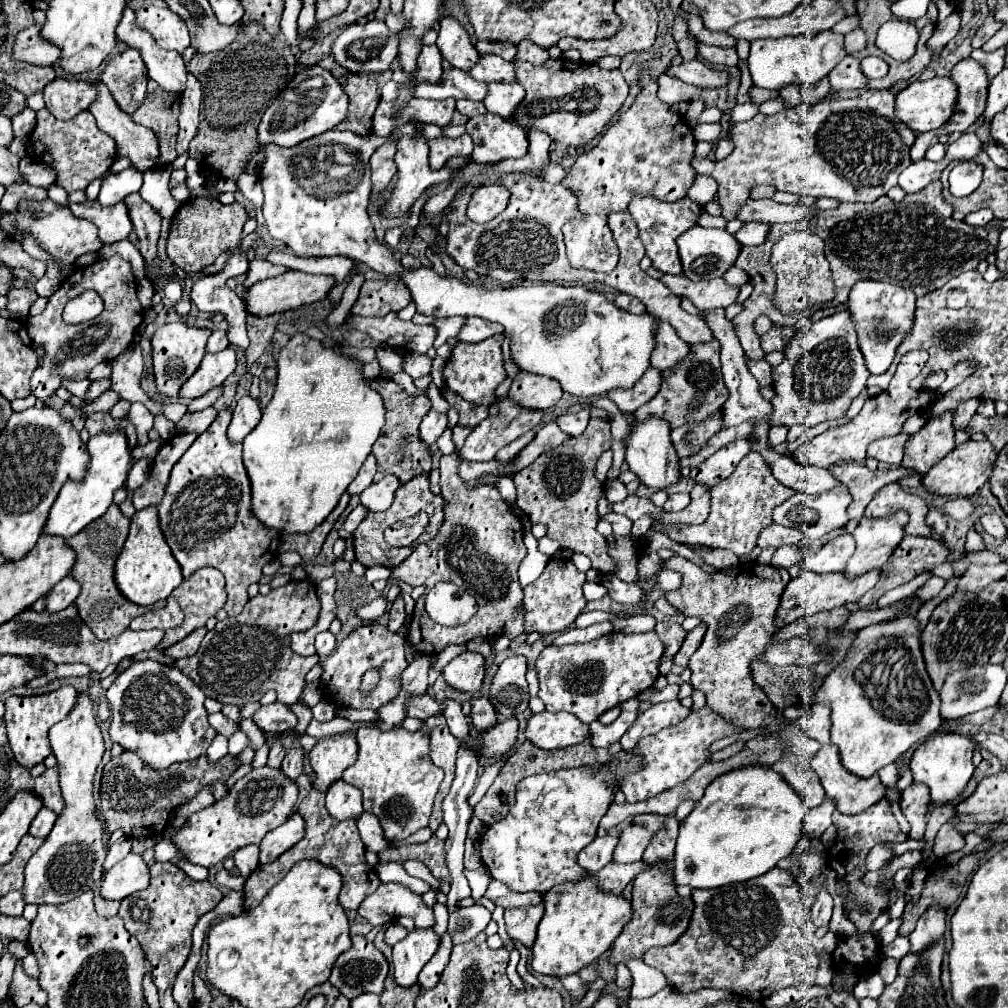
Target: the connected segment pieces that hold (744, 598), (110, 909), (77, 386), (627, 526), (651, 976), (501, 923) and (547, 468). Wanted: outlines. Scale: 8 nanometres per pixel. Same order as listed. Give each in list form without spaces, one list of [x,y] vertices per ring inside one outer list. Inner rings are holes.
[[[682,556],[670,558],[666,562],[666,568],[678,570],[684,576],[682,586],[666,594],[666,600],[670,602],[670,606],[674,606],[684,616],[688,614],[698,616],[708,626],[704,642],[700,644],[700,648],[694,652],[694,656],[688,662],[688,668],[692,670],[690,684],[694,684],[694,688],[700,688],[706,694],[708,706],[714,712],[720,712],[720,716],[728,718],[730,722],[744,726],[748,730],[752,728],[764,728],[764,732],[780,730],[782,736],[786,738],[788,748],[782,760],[778,760],[772,768],[780,772],[782,778],[788,780],[788,784],[796,788],[796,792],[806,800],[808,808],[820,806],[820,802],[826,800],[824,798],[826,794],[820,784],[820,778],[816,776],[810,764],[820,744],[812,740],[810,736],[806,736],[800,730],[800,726],[780,716],[780,712],[770,704],[762,688],[754,684],[752,670],[748,666],[748,662],[752,658],[758,658],[762,652],[764,652],[762,654],[764,660],[771,666],[786,666],[788,662],[796,662],[802,658],[802,654],[796,654],[798,648],[790,650],[794,646],[792,642],[798,642],[798,638],[786,640],[784,644],[778,644],[778,642],[772,644],[772,638],[778,632],[774,626],[776,608],[780,604],[780,592],[784,592],[790,580],[788,572],[784,568],[774,568],[760,562],[744,562],[744,564],[740,562],[736,568],[706,574],[700,566],[696,566],[694,562]]]
[[[94,890],[94,904],[96,904],[96,912],[100,916],[116,916],[118,914],[118,908],[120,908],[120,902],[108,902],[108,900],[102,900],[98,896],[98,890]]]
[[[62,378],[62,386],[64,386],[70,394],[76,394],[76,396],[84,398],[84,396],[86,396],[86,390],[88,390],[88,386],[90,386],[90,382],[88,382],[88,380],[84,380],[84,382],[72,382],[70,378]]]
[[[608,512],[604,516],[604,520],[610,520],[610,524],[614,526],[614,534],[616,536],[630,536],[630,530],[632,530],[632,522],[626,520],[626,516],[620,516],[616,512]]]
[[[630,958],[626,962],[626,966],[628,966],[630,974],[632,974],[632,988],[630,988],[632,998],[652,996],[652,994],[660,992],[668,984],[664,974],[660,974],[658,970],[646,966],[644,962],[640,962],[640,958]]]
[[[498,906],[498,908],[496,908],[496,910],[494,910],[494,912],[492,912],[491,918],[492,918],[492,920],[494,920],[497,923],[497,925],[498,925],[497,933],[502,938],[504,943],[508,944],[508,943],[512,942],[512,940],[510,939],[510,937],[508,936],[508,934],[506,932],[506,925],[505,925],[505,921],[504,921],[504,908],[500,908],[500,906]]]
[[[590,418],[580,436],[566,440],[552,452],[544,452],[544,456],[538,456],[528,468],[514,476],[518,494],[516,506],[530,518],[530,522],[546,524],[548,538],[558,540],[562,548],[586,554],[592,560],[592,568],[602,574],[614,574],[616,564],[608,554],[610,546],[606,538],[596,532],[596,504],[604,492],[604,484],[594,478],[594,466],[602,452],[610,450],[610,440],[610,422],[606,418]]]

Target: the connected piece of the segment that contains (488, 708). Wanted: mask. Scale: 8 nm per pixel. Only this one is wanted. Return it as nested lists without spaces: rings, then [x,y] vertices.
[[[478,696],[478,698],[472,698],[470,700],[472,704],[472,722],[478,730],[486,730],[490,728],[492,724],[496,724],[496,712],[494,712],[494,706],[490,704],[490,700],[486,696]]]

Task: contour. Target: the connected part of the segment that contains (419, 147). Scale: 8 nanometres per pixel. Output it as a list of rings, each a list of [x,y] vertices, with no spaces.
[[[420,124],[420,136],[416,140],[398,140],[396,144],[396,164],[398,164],[398,182],[394,186],[392,198],[386,204],[388,216],[402,216],[416,198],[430,186],[432,182],[444,182],[452,180],[460,168],[454,170],[438,170],[432,172],[428,166],[428,140],[422,132]]]

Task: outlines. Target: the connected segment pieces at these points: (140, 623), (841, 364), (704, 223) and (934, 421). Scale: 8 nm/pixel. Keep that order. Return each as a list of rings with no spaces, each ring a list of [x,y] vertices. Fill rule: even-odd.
[[[168,598],[168,606],[162,610],[150,610],[144,616],[138,616],[132,620],[130,628],[132,630],[152,630],[152,628],[162,628],[170,630],[180,626],[184,620],[184,612],[178,608],[178,602],[174,598]]]
[[[836,312],[812,324],[810,330],[796,330],[790,344],[784,348],[784,360],[772,366],[774,398],[768,426],[816,426],[820,422],[838,420],[846,414],[852,400],[864,390],[870,372],[864,366],[856,342],[856,330],[850,312]]]
[[[704,211],[698,218],[698,225],[702,227],[726,228],[727,221],[722,216],[711,216]]]
[[[954,410],[940,416],[932,416],[922,430],[908,438],[904,446],[904,460],[900,466],[914,468],[918,474],[926,474],[934,464],[938,464],[948,452],[954,450]]]

